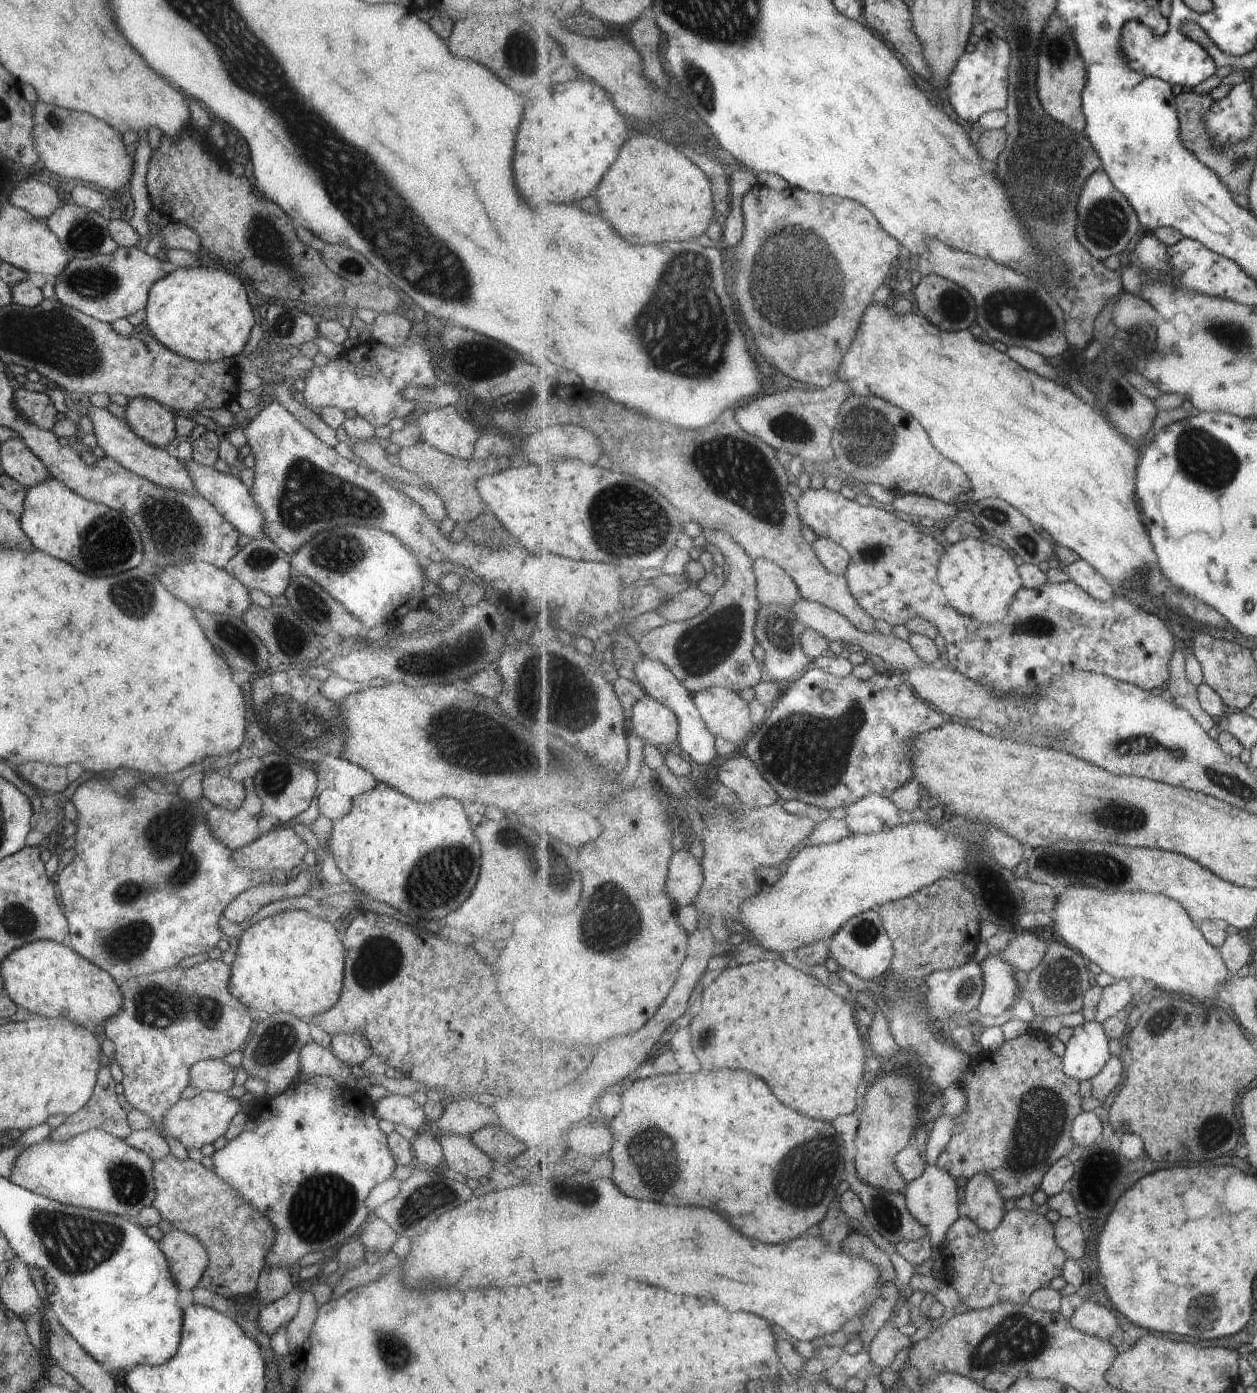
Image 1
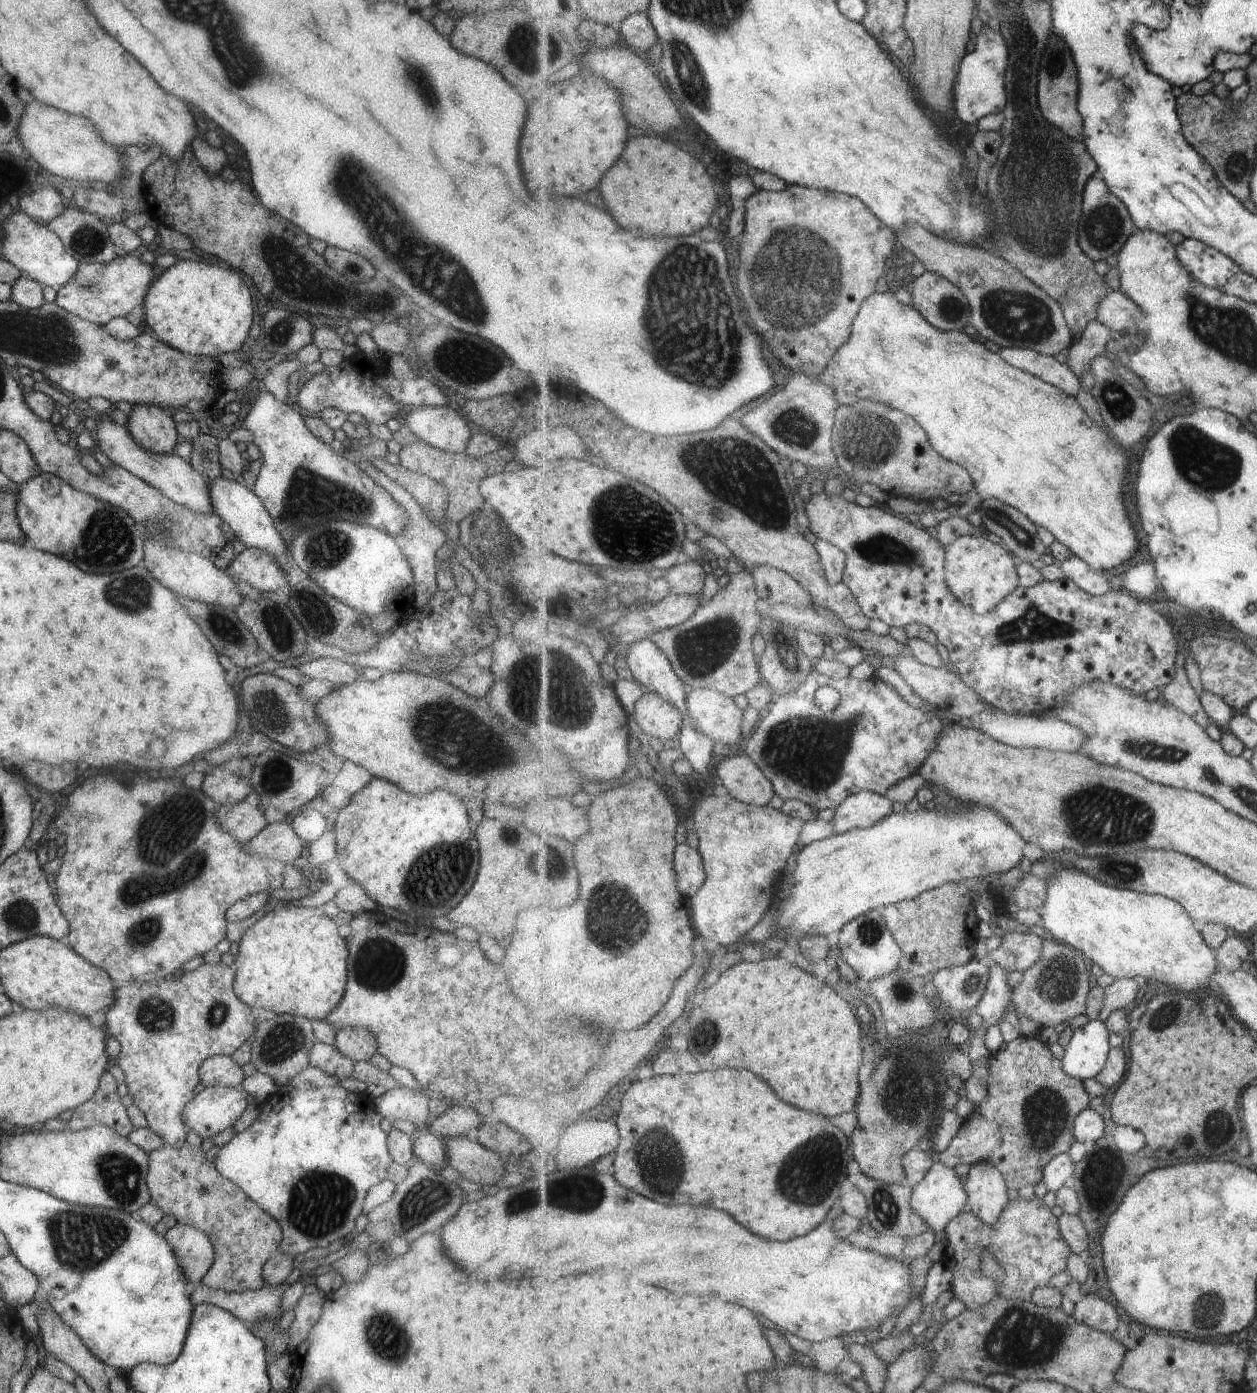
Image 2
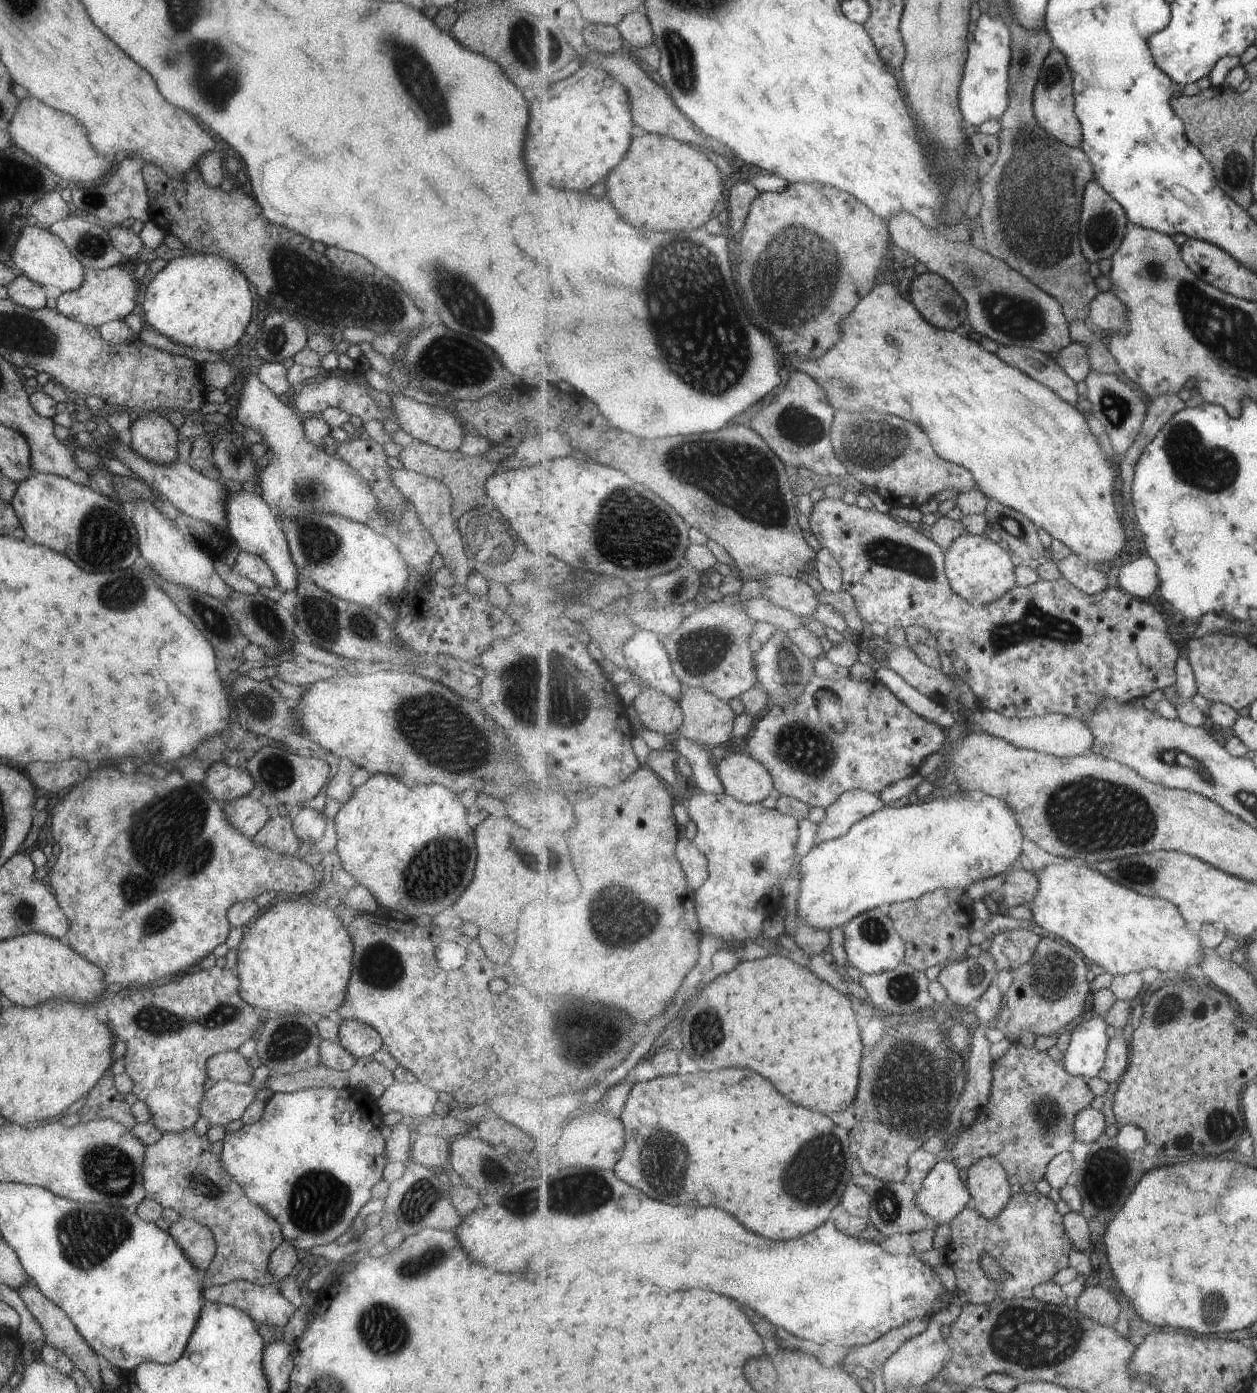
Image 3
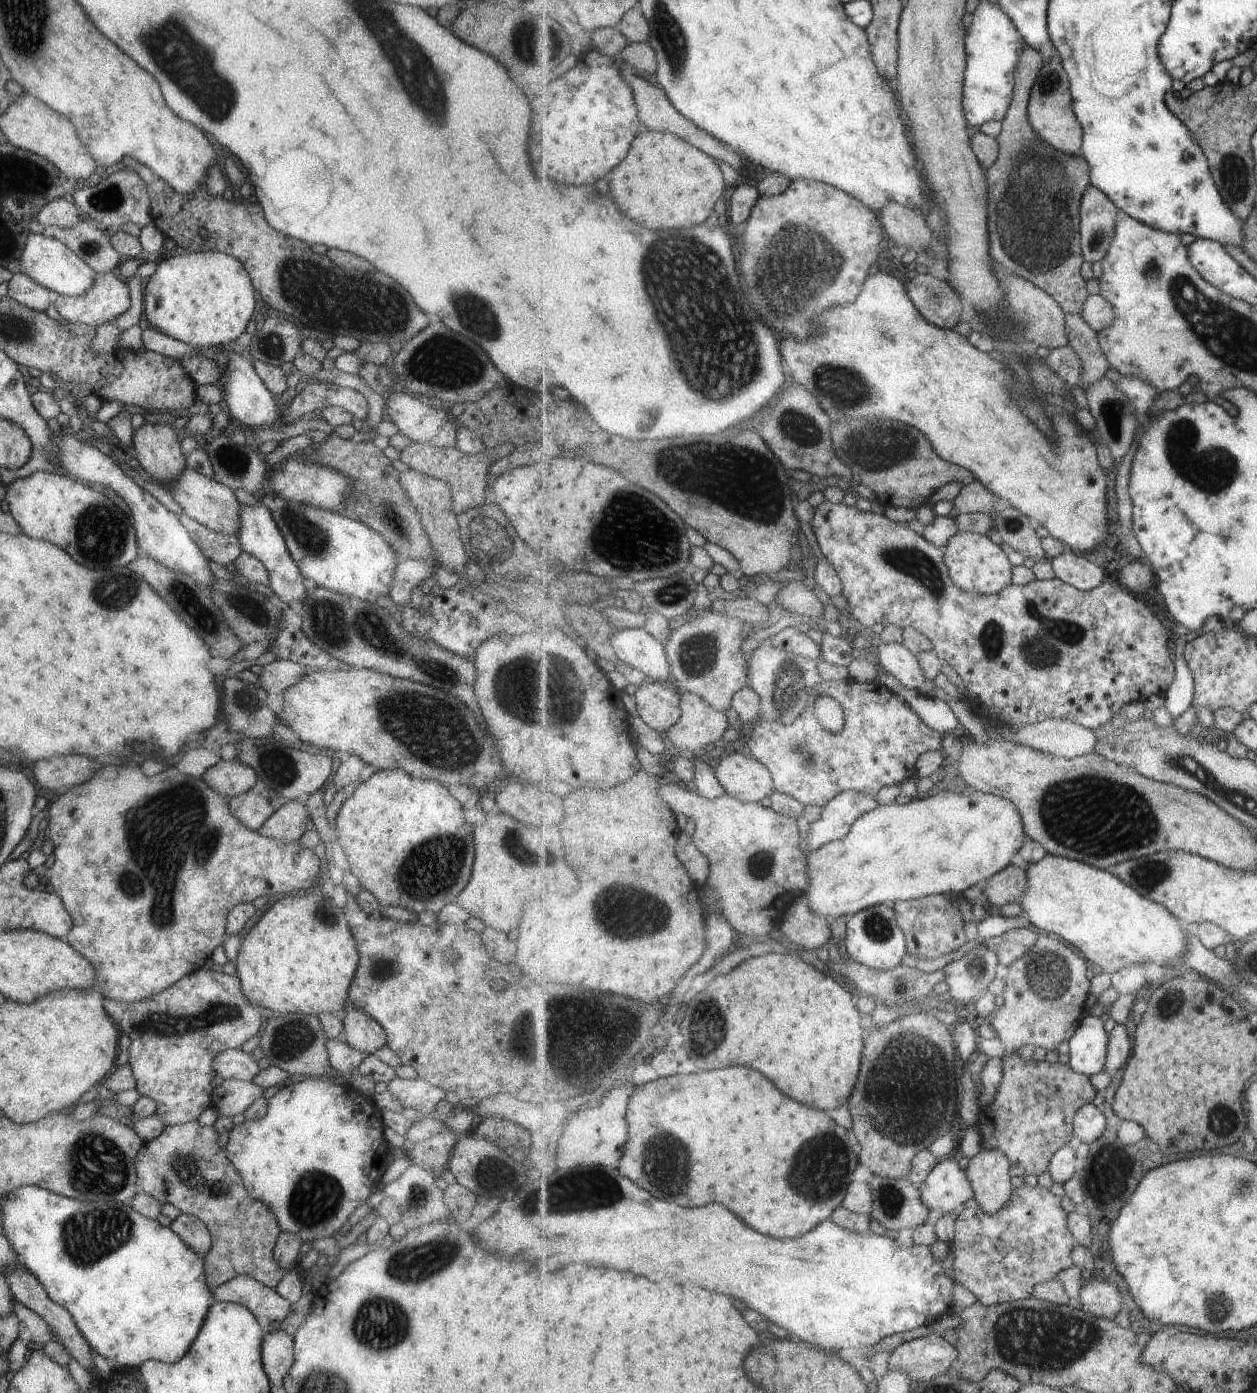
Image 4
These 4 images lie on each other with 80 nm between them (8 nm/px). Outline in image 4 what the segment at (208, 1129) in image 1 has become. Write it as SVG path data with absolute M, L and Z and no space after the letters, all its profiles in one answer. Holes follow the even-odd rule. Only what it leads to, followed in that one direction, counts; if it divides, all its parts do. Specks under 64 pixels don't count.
M223 1079L221 1084L212 1088L209 1095L209 1108L219 1117L231 1117L243 1110L261 1096L265 1090L252 1081Z

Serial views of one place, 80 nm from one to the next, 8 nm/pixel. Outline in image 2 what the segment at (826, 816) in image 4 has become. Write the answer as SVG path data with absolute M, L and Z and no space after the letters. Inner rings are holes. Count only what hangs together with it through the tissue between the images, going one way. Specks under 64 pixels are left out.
M861 791L836 808L833 822L838 834L848 833L871 828L889 818L892 812L893 802L885 795Z

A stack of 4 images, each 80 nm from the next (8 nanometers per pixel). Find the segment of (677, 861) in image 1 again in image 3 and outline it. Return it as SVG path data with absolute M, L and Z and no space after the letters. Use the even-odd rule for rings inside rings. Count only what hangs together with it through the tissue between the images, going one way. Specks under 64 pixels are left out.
M682 838L676 848L677 858L683 867L688 885L696 891L707 882L708 860L694 841Z

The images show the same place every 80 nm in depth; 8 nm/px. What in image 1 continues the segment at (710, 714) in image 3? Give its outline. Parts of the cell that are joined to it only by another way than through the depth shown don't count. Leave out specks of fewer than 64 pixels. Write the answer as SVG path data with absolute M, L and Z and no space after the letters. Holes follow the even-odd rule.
M715 687L702 690L694 695L703 720L717 737L734 742L740 749L753 734L751 708L749 702L736 690L727 687Z

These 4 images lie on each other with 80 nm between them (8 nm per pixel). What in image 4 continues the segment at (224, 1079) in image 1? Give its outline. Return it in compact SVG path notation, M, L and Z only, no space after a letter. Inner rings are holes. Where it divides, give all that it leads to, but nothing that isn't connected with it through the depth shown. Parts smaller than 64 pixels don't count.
M240 1048L217 1053L212 1060L212 1069L222 1080L251 1081L259 1072L257 1062L253 1061L251 1054L242 1052Z

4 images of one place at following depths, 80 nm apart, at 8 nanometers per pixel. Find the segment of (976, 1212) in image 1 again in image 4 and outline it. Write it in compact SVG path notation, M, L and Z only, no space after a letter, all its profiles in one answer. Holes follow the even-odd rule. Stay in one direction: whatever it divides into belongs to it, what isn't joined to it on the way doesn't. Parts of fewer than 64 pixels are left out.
M981 1148L971 1158L967 1174L979 1206L989 1214L1003 1209L1012 1198L1011 1163L1000 1150Z

